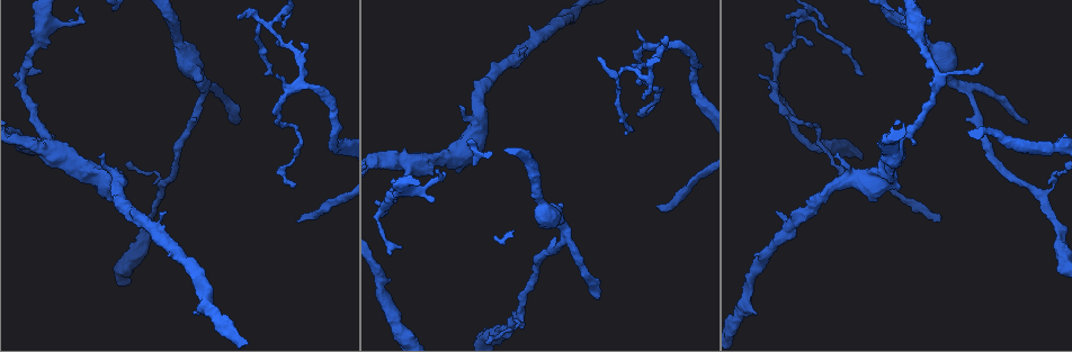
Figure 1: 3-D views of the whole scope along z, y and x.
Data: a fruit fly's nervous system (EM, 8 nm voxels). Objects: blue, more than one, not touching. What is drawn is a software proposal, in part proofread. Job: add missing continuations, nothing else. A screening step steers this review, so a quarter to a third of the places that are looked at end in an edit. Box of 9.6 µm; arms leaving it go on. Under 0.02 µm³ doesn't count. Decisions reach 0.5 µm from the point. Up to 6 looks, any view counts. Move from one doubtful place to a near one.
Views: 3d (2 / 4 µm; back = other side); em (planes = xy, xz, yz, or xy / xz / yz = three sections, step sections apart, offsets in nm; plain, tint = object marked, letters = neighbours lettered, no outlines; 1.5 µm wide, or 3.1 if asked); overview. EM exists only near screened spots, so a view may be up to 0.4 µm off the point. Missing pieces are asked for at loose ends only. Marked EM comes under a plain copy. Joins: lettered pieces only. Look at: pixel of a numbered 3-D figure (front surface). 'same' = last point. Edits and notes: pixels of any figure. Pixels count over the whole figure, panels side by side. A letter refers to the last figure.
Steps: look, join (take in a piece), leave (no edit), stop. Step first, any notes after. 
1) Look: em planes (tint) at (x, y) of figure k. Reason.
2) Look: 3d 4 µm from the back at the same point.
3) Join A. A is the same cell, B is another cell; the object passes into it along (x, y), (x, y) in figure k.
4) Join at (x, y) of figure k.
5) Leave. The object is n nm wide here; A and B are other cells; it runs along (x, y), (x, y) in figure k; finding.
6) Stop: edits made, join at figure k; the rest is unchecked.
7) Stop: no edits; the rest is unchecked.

Look: em xy step 4 (tint) at (1026, 123) of figure 1. An open end.

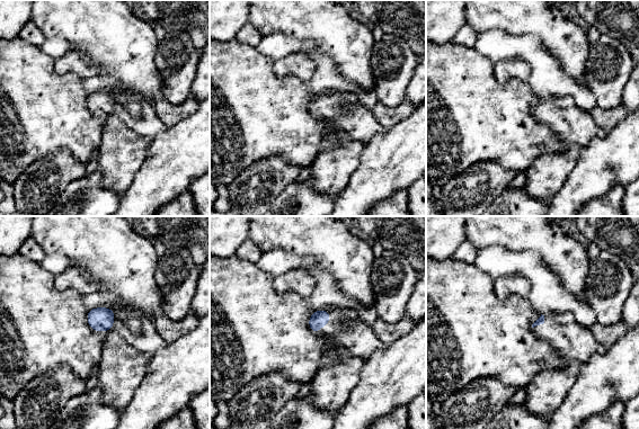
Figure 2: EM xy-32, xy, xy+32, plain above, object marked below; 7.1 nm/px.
Look: em xz step 8 (letters) at the same point.

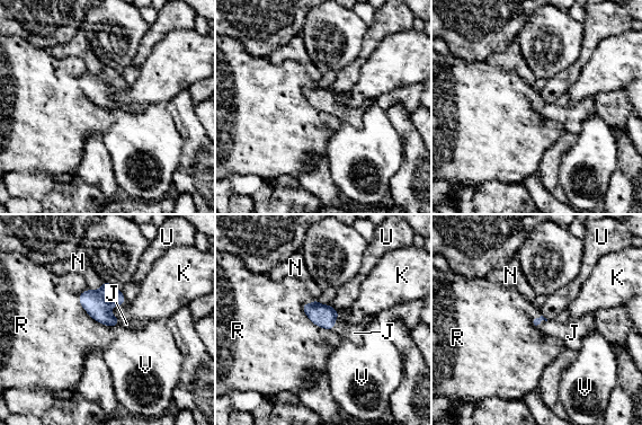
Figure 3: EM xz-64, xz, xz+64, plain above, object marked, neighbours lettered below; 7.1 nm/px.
Join J. J is the same cell, K, N, R, U and V are other cells; the object passes into it along (322, 316), (335, 322), (354, 333) in figure 3; the neuron continues.

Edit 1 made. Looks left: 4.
Look: overview. Redraw.

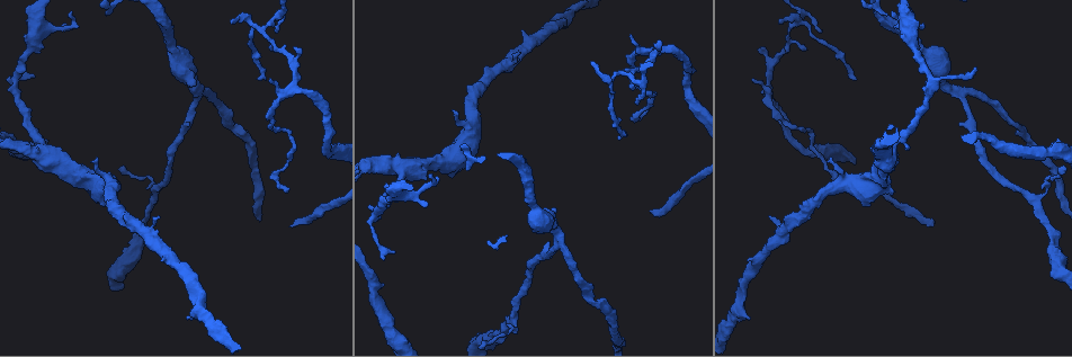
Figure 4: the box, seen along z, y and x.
Look: 3d 2 µm at (427, 202) of figure 4. Branch stops here.

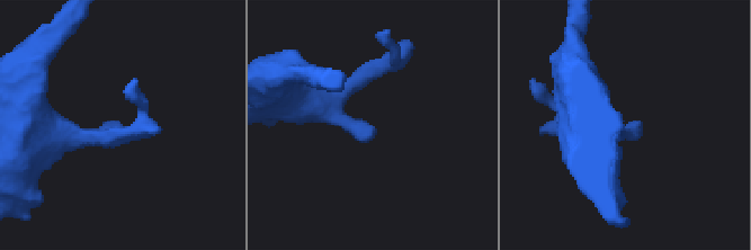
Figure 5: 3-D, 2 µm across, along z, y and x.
Look: em planes (letters) at (627, 128) of figure 5. Now the EM.

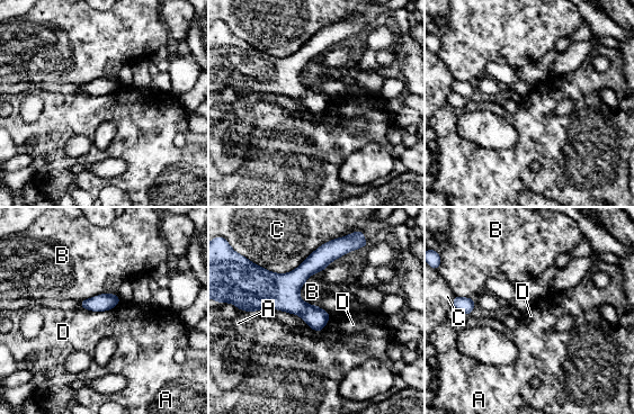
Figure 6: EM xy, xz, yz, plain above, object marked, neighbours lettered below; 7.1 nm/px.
Leave. A, B, C and D are other cells; it runs along (327, 249), (250, 308) in figure 6; none of them fits.

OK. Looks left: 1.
Look: em xz step 4 (letters) at (853, 79) of figure 4. An open end.

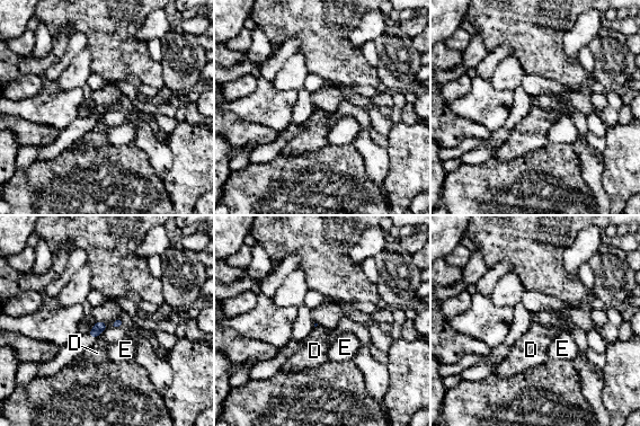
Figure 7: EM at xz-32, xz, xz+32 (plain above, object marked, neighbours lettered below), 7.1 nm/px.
Leave. D and E are other cells; a border runs along (100, 333), (96, 338) in figure 7; no lettered piece goes on from it.

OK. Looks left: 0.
Stop: edits made, join at figure 3; the rest is unchecked.

